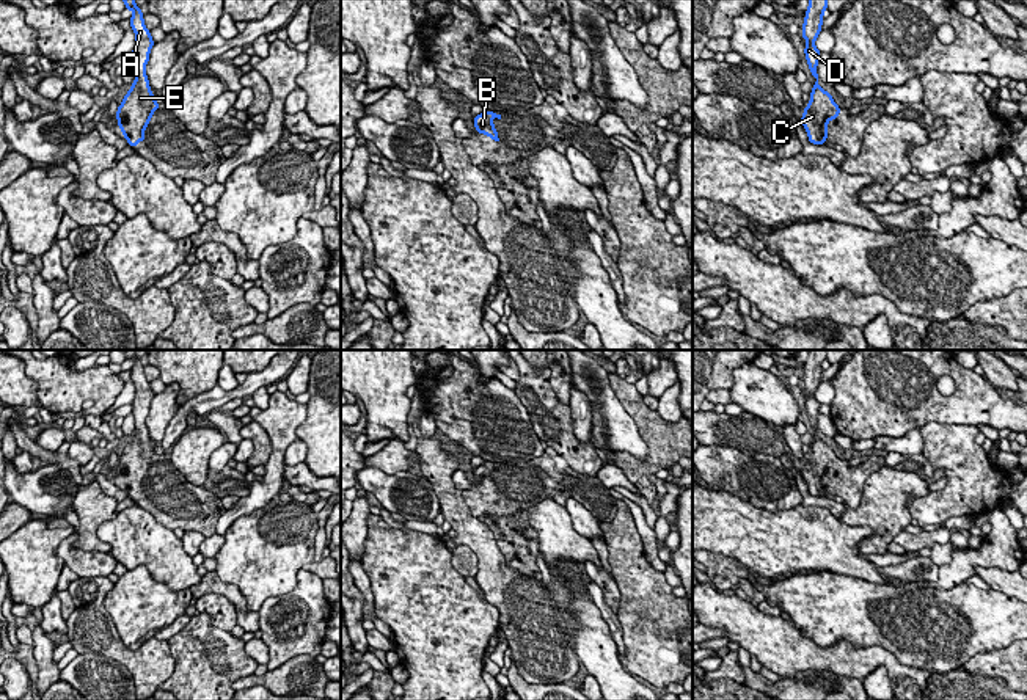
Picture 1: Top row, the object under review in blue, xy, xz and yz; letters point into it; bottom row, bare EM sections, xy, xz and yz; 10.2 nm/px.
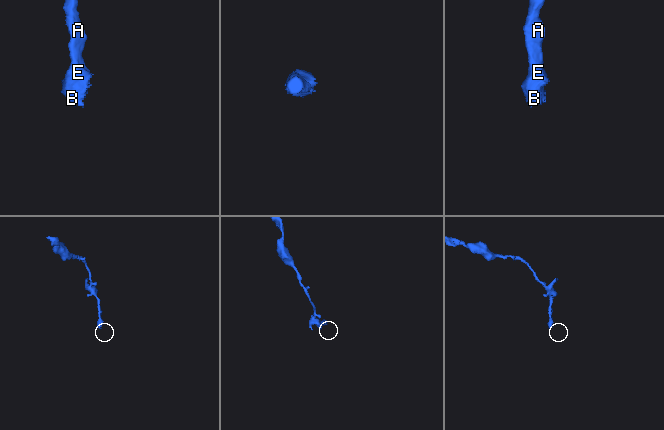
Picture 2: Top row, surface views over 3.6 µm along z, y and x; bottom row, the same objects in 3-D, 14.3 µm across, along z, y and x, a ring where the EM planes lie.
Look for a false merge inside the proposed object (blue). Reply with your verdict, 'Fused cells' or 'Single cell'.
Single cell

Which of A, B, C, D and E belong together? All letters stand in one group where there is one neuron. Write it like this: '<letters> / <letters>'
A B C D E

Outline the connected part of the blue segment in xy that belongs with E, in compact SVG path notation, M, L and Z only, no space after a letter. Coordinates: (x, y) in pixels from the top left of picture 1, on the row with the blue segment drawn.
M122 0L127 11L133 11L130 17L130 28L135 33L135 47L132 50L132 63L135 66L135 80L132 88L122 99L115 116L118 118L118 126L124 133L124 140L130 148L135 148L138 141L144 141L143 132L152 118L152 113L159 110L159 102L151 93L149 80L146 75L146 64L149 61L149 53L154 46L149 30L144 25L143 13L135 5L135 0Z

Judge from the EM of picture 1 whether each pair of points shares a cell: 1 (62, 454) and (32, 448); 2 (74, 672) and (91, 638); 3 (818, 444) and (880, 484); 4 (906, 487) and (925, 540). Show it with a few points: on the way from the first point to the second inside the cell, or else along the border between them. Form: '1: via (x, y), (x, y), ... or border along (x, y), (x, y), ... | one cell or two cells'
1: via (54, 455), (40, 452) | one cell
2: border along (79, 653), (101, 653), (120, 663) | two cells
3: border along (870, 473), (861, 503), (856, 507), (848, 507) | two cells
4: border along (905, 531), (892, 540) | two cells

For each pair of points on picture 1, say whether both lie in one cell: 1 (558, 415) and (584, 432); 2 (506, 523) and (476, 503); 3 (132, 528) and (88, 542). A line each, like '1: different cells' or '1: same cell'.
1: different cells
2: same cell
3: different cells

